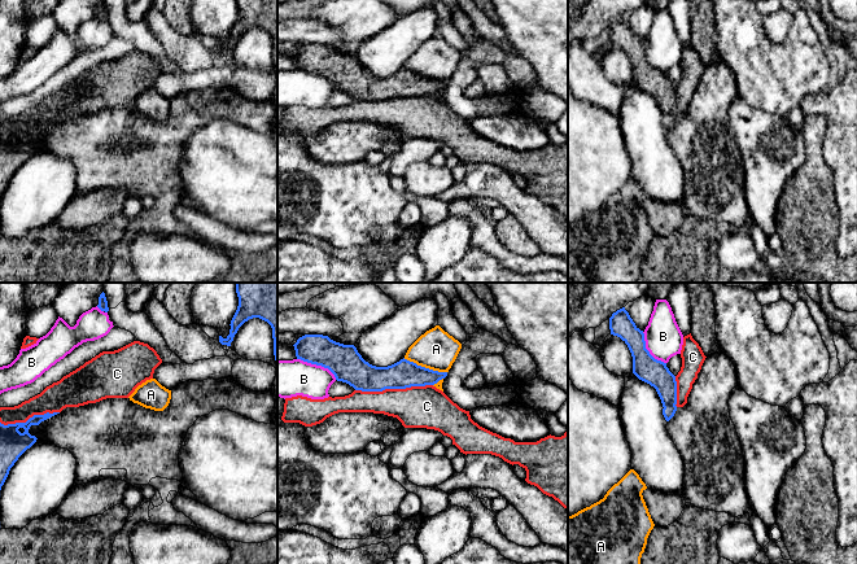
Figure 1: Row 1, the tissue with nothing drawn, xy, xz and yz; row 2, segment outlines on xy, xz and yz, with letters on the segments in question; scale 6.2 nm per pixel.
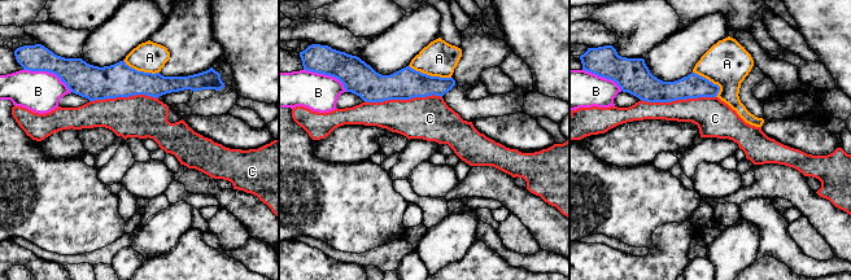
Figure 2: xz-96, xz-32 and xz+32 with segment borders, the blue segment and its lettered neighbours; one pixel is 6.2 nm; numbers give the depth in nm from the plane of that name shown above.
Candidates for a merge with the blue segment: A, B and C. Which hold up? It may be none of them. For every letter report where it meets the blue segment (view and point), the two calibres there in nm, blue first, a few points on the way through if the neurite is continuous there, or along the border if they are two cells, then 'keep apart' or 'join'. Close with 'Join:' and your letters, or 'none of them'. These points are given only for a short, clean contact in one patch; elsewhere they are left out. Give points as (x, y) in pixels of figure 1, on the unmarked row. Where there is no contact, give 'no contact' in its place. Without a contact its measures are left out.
A: meets blue in xz at (424, 77); 170 nm thick on the blue side, 240 nm on the other; keep apart
B: meets blue in xz at (318, 74); 200 nm thick on the blue side, 240 nm on the other; keep apart
C: meets blue in xz at (393, 97); 180 nm thick on the blue side, 260 nm on the other; keep apart
Join: none of them

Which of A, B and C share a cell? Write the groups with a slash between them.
A / B / C

